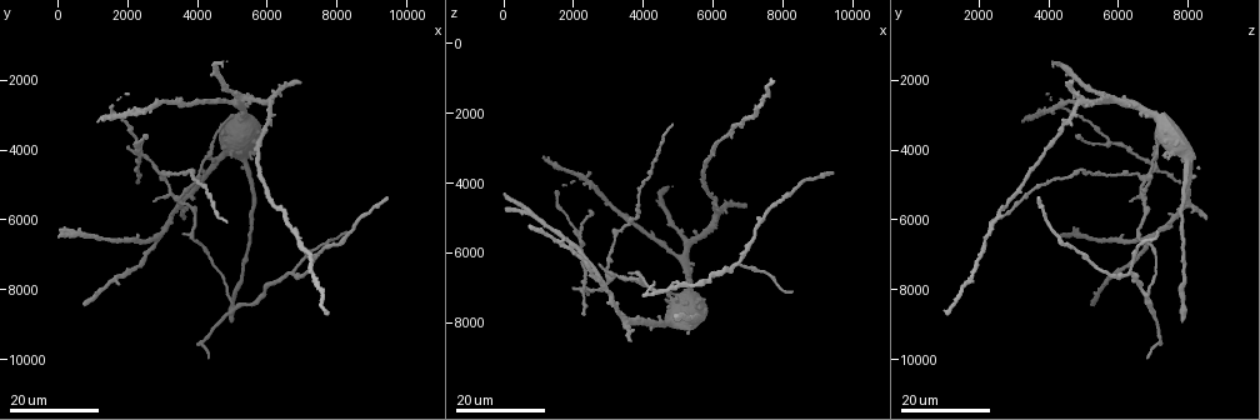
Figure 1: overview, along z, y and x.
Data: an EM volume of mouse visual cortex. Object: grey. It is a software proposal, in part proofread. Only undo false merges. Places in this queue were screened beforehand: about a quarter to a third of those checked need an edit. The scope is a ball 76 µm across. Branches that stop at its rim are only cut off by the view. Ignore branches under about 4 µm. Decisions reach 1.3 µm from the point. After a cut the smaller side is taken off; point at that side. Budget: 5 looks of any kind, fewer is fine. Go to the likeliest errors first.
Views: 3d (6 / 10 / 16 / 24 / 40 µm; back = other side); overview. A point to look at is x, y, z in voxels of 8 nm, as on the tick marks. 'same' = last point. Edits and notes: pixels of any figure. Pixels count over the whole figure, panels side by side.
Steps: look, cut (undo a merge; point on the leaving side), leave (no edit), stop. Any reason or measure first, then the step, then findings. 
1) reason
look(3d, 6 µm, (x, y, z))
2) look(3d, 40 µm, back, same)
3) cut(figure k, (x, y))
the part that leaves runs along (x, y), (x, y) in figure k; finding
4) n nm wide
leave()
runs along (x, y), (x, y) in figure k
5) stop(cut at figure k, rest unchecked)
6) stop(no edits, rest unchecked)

four arms meet
look(3d, 16 µm, (2300, 3800, 5700))

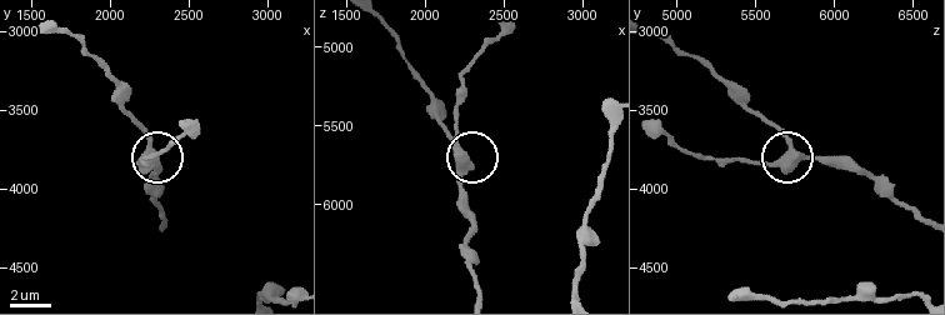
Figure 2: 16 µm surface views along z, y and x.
look(3d, 10 µm, (2240, 3760, 5700))

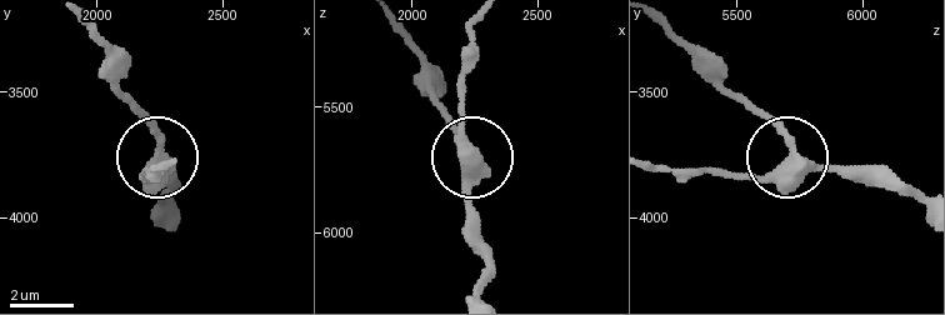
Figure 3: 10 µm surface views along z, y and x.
leave()
runs along (480, 291), (464, 51) in figure 3; one neuron here

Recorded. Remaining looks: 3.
look(3d, 24 µm, (3200, 5300, 6600))

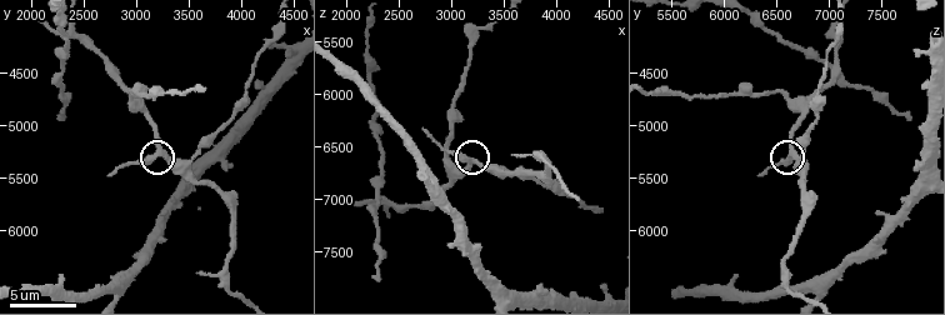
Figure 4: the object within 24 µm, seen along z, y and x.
look(3d, 10 µm, (3240, 5220, 6640))

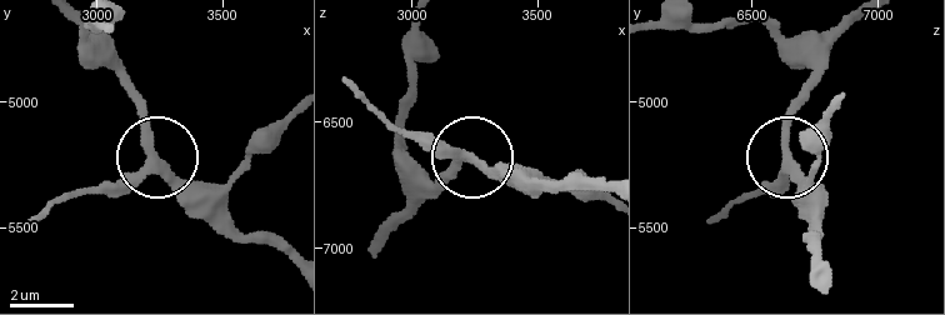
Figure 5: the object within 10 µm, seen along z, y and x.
280 nm wide
leave()
all the same neuron

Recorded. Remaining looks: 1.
stop(no edits, rest unchecked)

